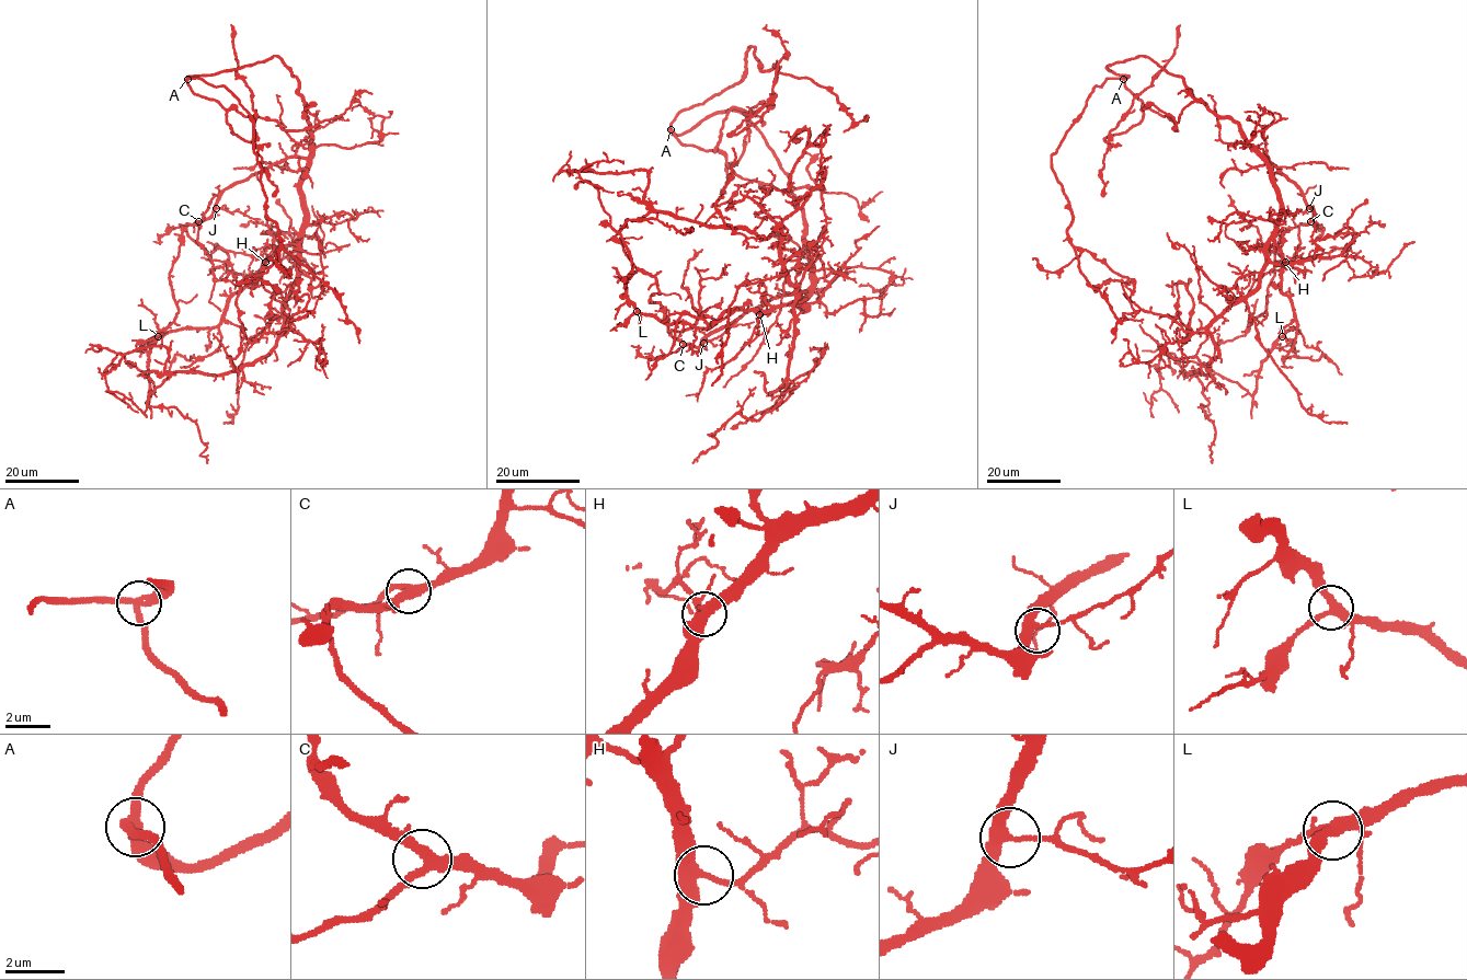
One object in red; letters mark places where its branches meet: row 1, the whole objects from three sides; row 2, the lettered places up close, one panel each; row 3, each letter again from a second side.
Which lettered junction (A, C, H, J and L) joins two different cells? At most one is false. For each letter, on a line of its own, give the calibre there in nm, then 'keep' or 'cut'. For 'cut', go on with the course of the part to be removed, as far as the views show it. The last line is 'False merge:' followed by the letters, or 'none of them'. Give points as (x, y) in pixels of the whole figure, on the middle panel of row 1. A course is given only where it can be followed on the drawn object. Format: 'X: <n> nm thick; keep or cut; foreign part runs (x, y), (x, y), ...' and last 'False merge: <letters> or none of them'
A: 320 nm thick; keep
C: 320 nm thick; keep
H: 360 nm thick; keep
J: 320 nm thick; keep
L: 320 nm thick; keep
False merge: none of them

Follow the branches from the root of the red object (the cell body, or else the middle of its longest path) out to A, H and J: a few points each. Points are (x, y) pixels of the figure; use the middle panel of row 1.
A: (804, 230), (804, 214), (789, 176), (764, 135), (743, 115), (718, 112), (682, 134), (671, 129)
H: (804, 230), (805, 251), (812, 264), (812, 288), (800, 300), (804, 309), (790, 302), (759, 314)
J: (804, 230), (805, 251), (812, 264), (812, 285), (805, 291), (772, 297), (715, 329), (703, 343)

